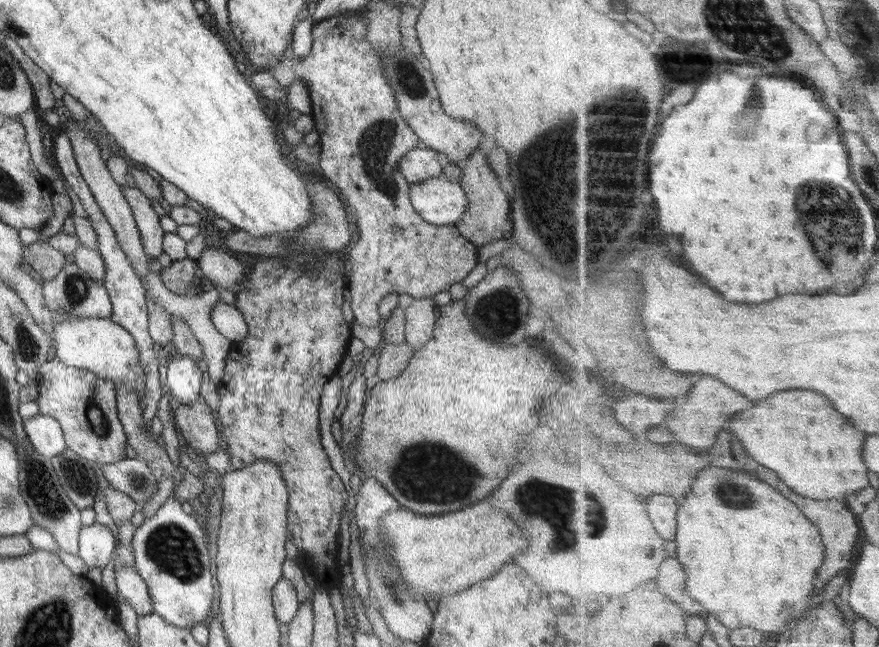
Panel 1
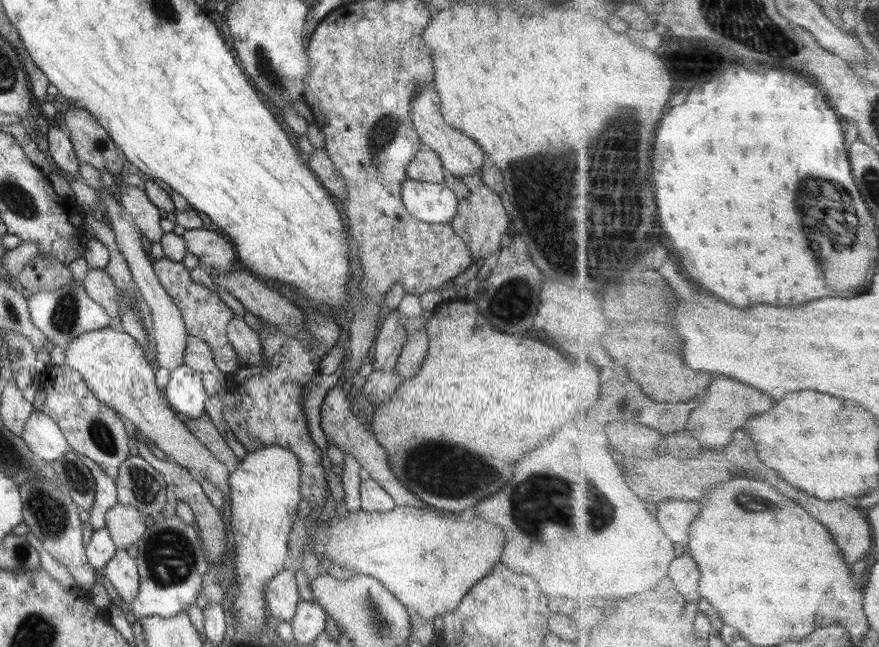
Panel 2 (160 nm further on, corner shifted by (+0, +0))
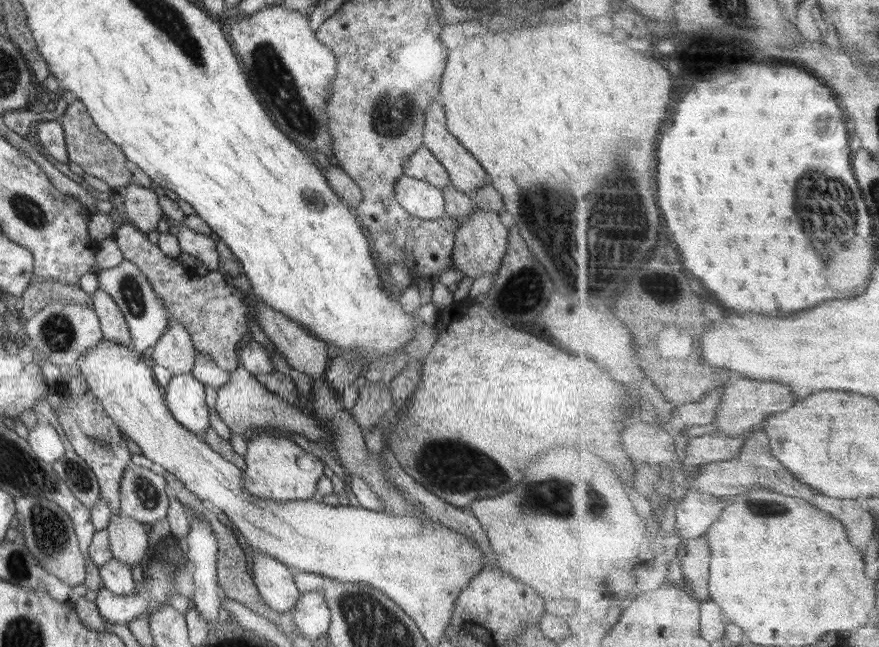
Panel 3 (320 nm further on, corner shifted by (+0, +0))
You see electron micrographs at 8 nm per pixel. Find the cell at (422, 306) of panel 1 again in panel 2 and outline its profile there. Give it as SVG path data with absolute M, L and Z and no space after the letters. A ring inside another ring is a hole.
M424 324L416 330L415 334L407 337L402 346L400 355L397 357L394 371L397 376L403 378L411 378L415 376L417 370L422 365L422 360L428 349L428 340L424 331Z

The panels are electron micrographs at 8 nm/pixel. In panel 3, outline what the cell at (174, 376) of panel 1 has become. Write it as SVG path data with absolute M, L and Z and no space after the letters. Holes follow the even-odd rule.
M185 373L172 376L162 390L165 406L172 417L200 439L210 427L203 387L191 374Z

